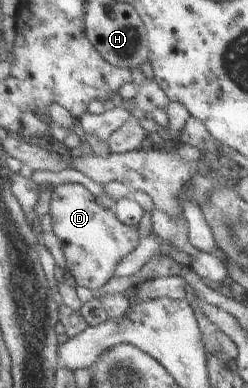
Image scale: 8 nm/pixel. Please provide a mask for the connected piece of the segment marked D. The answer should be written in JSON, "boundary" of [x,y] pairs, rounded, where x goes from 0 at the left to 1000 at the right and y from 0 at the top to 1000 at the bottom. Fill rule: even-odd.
{"boundary":[[[258,472],[230,477],[198,523],[206,585],[246,624],[266,683],[315,737],[359,747],[419,740],[468,711],[468,688],[565,631],[552,582],[492,575],[452,534],[411,534],[331,474]]]}

